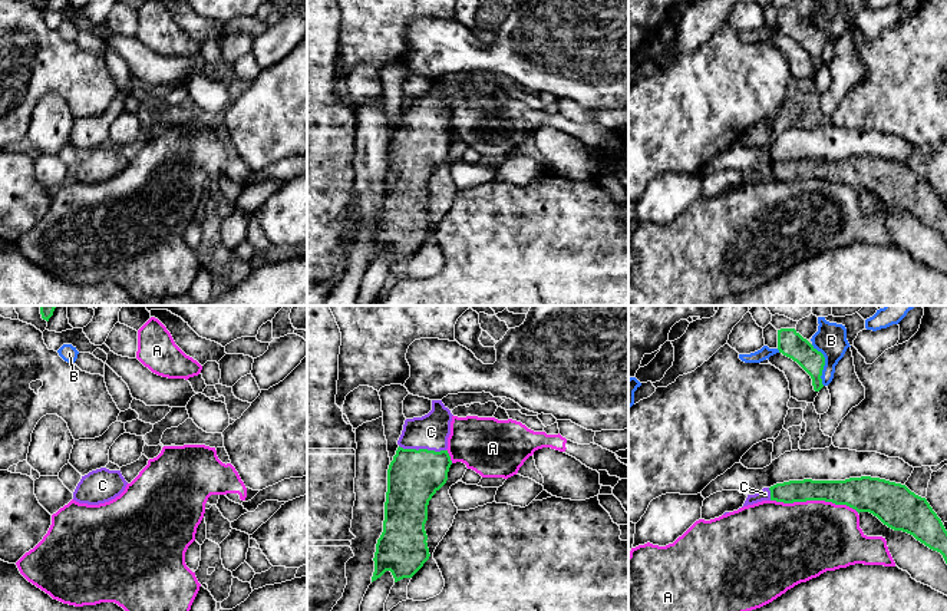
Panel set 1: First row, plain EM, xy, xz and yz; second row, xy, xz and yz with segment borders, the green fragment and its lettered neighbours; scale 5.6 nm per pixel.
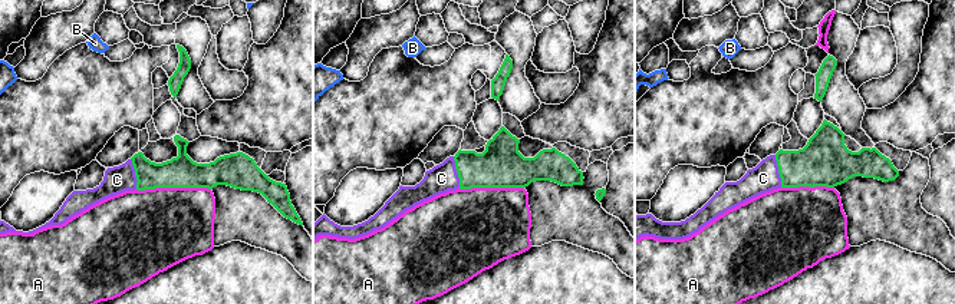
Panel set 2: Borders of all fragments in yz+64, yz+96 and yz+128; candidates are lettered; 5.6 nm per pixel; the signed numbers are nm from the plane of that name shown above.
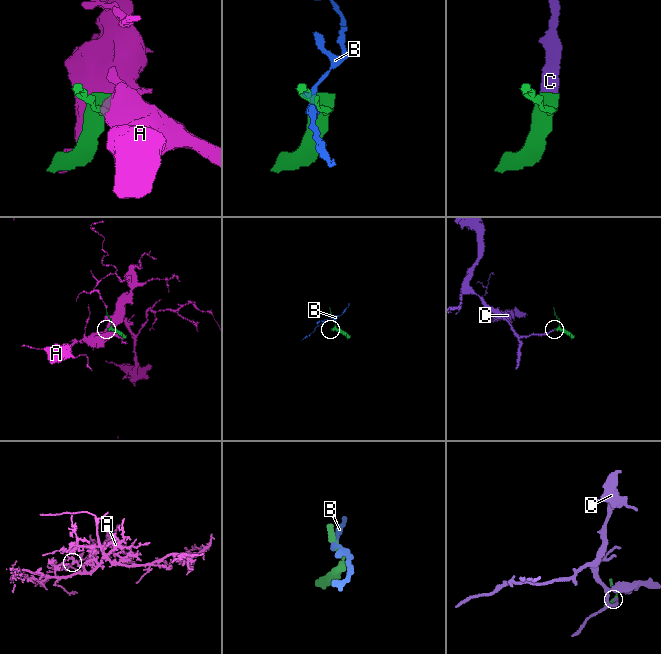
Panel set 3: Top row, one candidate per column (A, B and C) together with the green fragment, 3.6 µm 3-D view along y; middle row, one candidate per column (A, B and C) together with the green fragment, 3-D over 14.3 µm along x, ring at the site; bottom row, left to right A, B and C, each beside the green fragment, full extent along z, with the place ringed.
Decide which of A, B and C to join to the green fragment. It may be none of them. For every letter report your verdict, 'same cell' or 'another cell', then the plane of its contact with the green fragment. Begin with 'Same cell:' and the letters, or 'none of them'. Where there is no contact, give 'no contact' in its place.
Same cell: C
A: another cell; meets green in yz
B: another cell; meets green in yz
C: same cell; meets green in xz

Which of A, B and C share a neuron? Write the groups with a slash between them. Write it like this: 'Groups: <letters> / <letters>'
Groups: A / B / C

